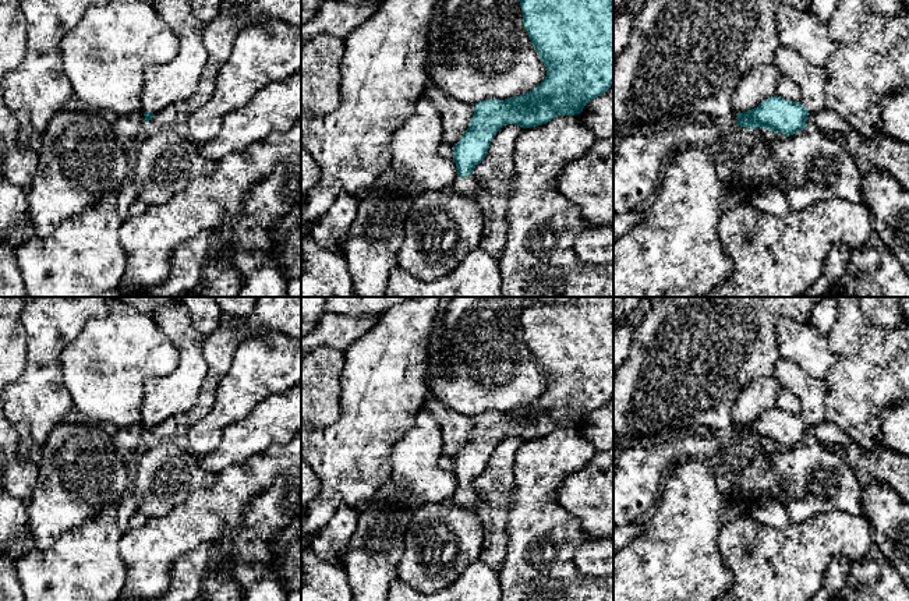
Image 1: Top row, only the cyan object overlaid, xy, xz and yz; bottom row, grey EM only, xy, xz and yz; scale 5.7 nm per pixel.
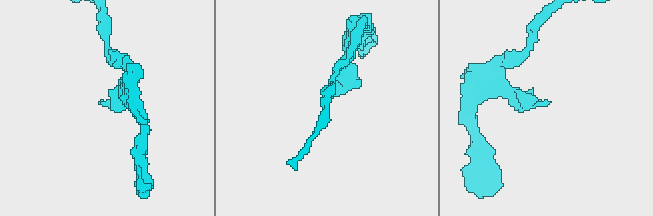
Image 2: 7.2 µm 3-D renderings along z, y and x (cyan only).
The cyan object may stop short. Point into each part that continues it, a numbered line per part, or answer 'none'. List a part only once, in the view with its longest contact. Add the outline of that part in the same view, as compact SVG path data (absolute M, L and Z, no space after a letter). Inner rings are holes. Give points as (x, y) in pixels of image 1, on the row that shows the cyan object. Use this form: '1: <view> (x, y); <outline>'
1: xz (469, 186); M471 174L466 177L457 176L457 178L453 181L453 188L464 197L474 197L482 191L478 180Z

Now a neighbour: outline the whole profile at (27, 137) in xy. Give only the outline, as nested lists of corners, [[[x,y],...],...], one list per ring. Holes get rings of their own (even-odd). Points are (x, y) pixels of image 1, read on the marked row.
[[[28,124],[20,125],[20,128],[18,128],[18,146],[21,149],[36,146],[38,139],[39,139],[39,137]]]

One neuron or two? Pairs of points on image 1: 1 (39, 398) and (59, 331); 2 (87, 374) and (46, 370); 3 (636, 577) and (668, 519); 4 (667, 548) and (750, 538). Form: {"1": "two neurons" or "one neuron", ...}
{"1": "one neuron", "2": "two neurons", "3": "one neuron", "4": "two neurons"}

